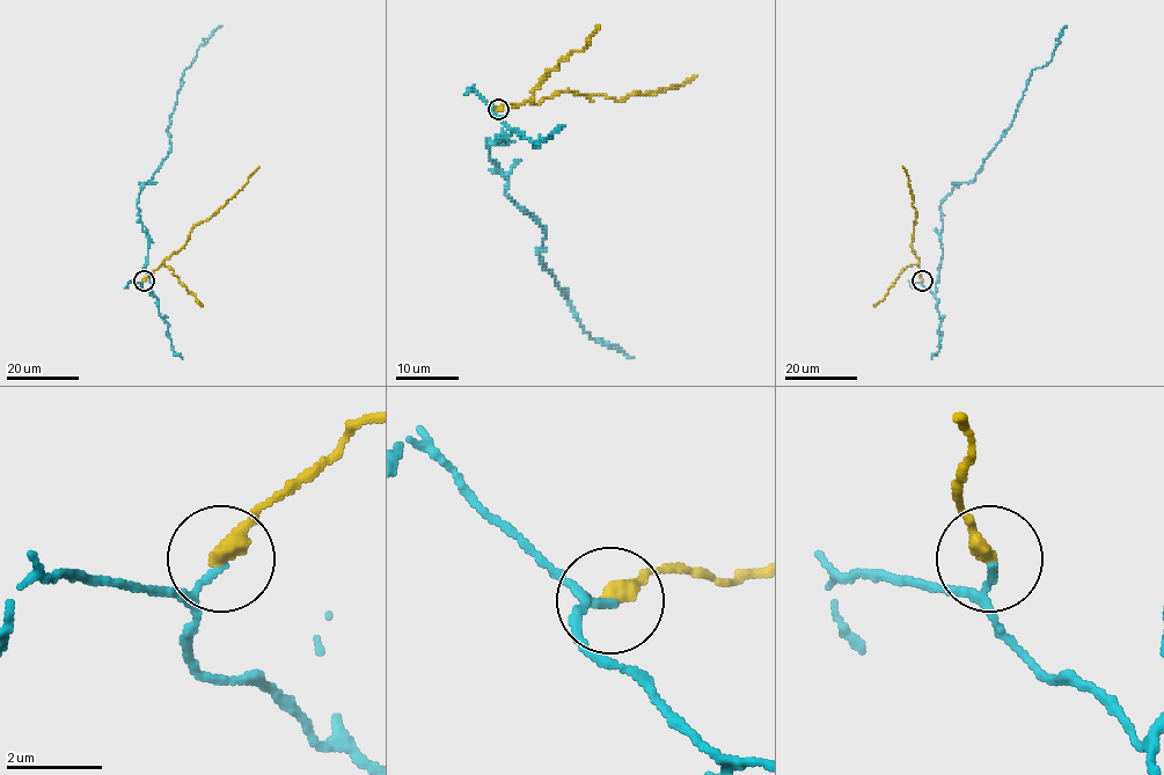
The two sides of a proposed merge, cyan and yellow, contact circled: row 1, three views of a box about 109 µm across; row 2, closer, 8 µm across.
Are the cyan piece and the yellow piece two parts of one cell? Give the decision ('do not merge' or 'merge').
do not merge

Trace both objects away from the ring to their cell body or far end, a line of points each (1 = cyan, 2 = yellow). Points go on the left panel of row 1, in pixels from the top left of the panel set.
1: (144, 282), (152, 294), (138, 194), (170, 150), (183, 73), (221, 26)
2: (144, 280), (182, 247), (196, 225), (205, 221), (240, 190), (260, 166)

